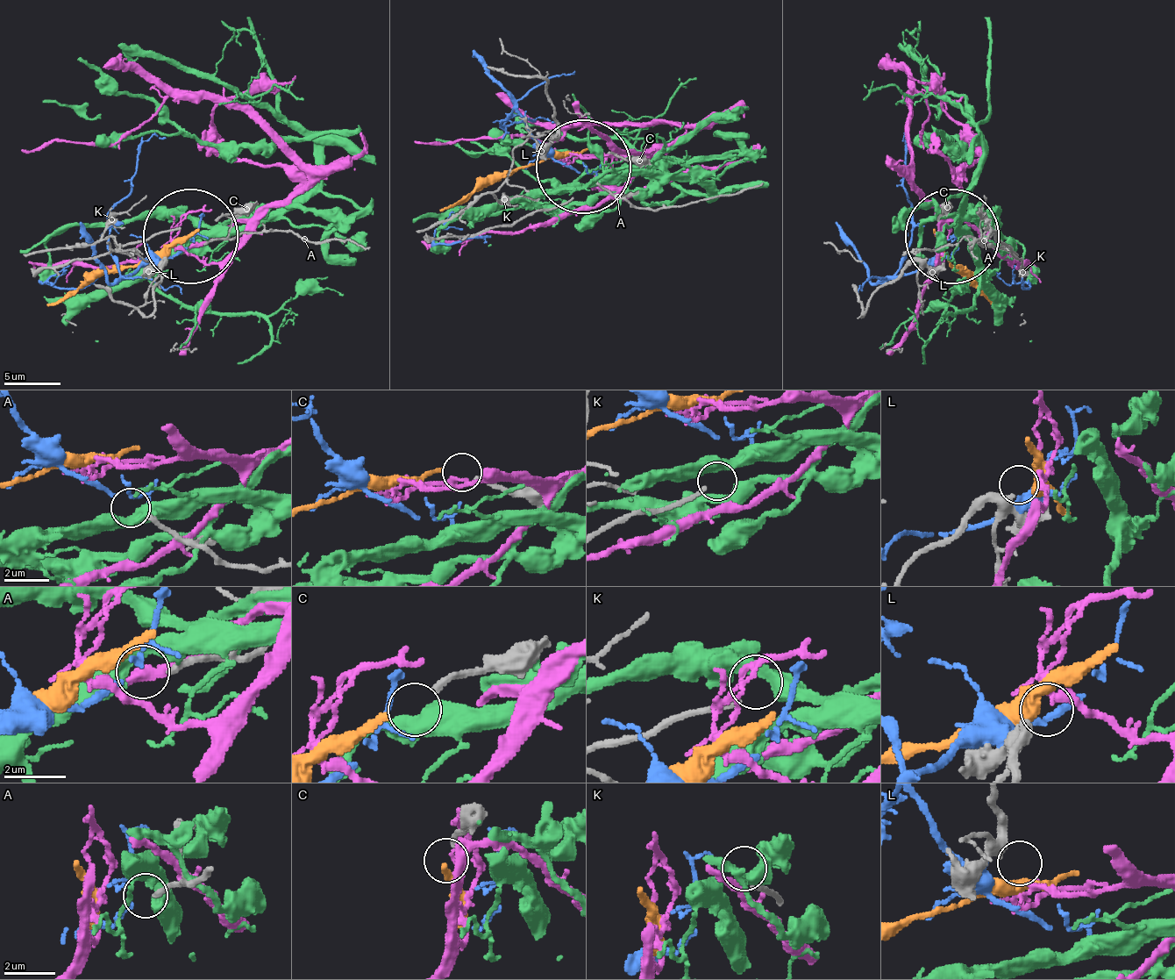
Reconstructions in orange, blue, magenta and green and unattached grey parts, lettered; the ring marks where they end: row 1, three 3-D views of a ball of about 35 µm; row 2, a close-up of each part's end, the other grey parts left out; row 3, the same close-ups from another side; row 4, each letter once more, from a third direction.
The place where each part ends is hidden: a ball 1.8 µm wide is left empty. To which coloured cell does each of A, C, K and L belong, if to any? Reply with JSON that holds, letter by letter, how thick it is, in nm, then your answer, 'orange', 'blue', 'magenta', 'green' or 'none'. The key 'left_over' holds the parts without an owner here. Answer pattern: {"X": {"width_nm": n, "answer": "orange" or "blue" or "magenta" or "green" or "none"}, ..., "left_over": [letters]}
{"A": {"width_nm": 200, "answer": "blue"}, "C": {"width_nm": 200, "answer": "orange"}, "K": {"width_nm": 200, "answer": "none"}, "L": {"width_nm": 320, "answer": "none"}, "left_over": ["K", "L"]}

